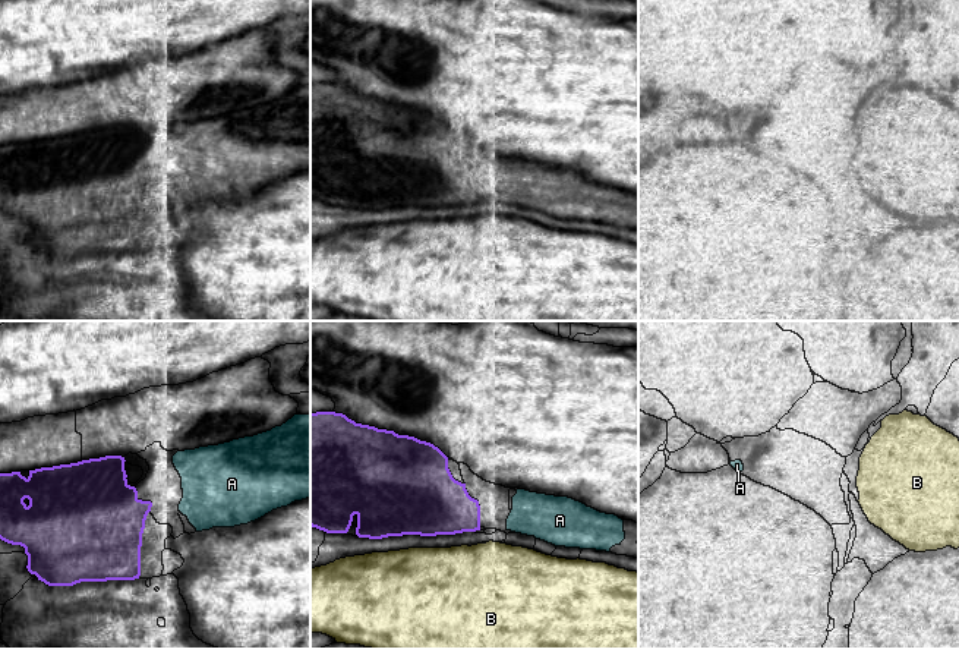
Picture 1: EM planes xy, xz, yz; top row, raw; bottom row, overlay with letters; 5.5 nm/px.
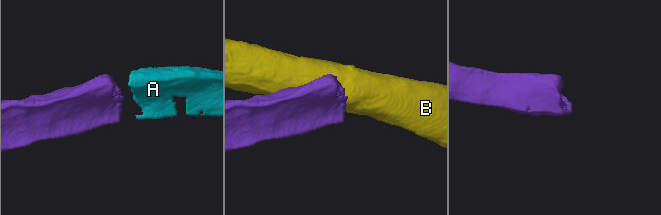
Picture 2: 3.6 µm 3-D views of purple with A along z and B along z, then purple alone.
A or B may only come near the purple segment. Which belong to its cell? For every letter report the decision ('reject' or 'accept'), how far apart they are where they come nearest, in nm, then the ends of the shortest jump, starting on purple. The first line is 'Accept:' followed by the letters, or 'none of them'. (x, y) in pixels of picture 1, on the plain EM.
Accept: A
A: accept; 150 nm apart; from purple across xy (151, 176), (179, 176)
B: reject; 70 nm apart; from purple across xz (461, 204), (461, 217)

